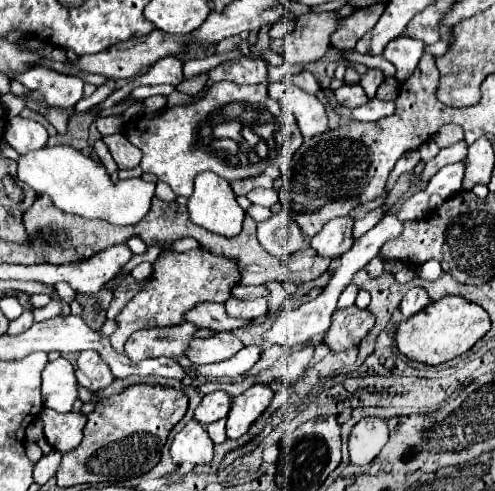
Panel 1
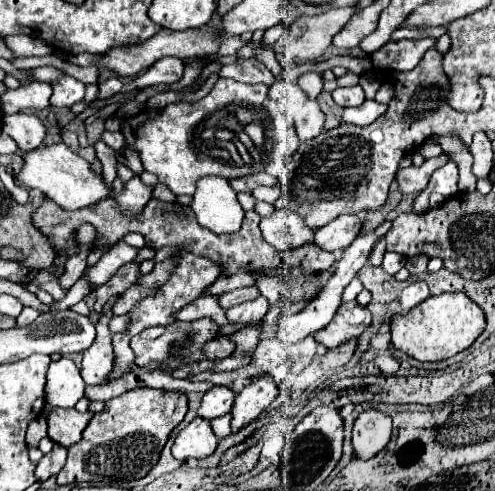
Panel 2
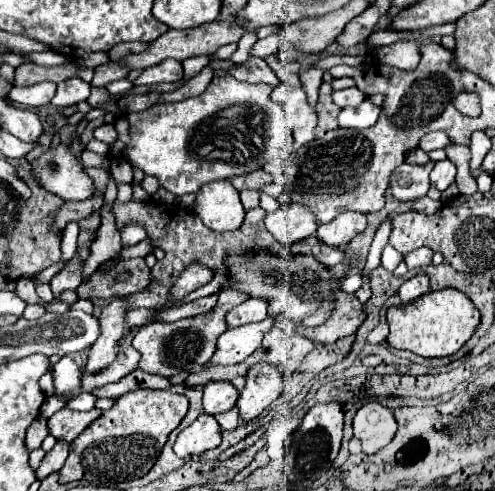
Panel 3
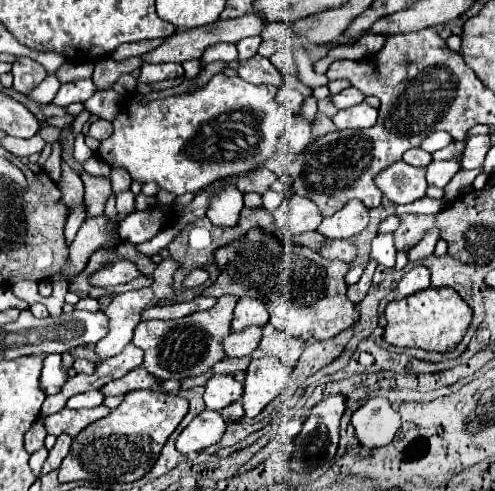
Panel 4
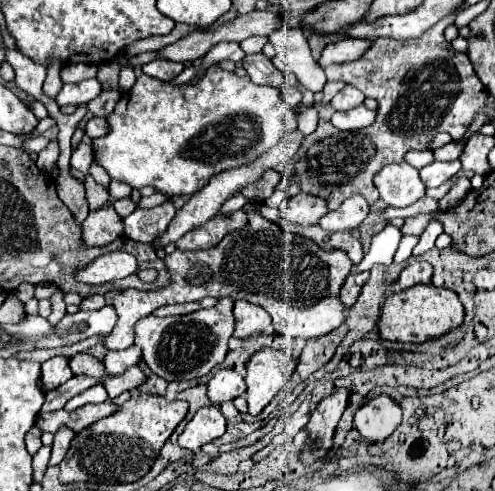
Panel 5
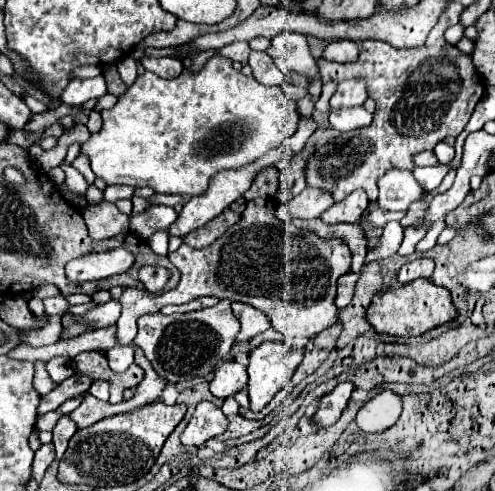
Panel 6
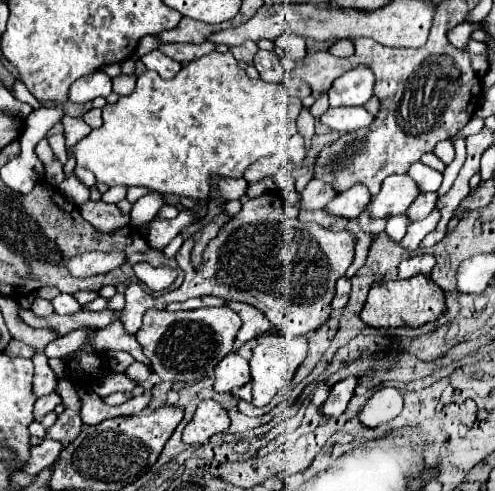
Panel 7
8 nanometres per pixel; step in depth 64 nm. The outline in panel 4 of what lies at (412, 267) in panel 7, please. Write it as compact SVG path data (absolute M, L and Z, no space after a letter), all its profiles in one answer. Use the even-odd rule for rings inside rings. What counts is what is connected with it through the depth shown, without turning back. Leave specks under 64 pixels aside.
M414 266L404 274L404 278L398 284L398 292L402 298L412 296L426 288L430 288L430 270L426 266Z

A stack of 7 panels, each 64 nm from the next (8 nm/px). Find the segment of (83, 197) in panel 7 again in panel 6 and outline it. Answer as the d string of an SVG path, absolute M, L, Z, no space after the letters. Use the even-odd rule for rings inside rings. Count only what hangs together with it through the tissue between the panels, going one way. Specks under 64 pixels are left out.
M60 165L61 169L65 172L65 184L68 186L72 195L85 195L88 184L82 174L78 173L73 166Z

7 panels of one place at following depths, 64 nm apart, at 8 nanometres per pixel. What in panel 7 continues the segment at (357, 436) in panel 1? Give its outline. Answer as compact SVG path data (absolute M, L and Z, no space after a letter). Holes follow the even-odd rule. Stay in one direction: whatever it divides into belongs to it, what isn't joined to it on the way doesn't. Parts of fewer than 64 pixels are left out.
M380 388L362 408L358 420L366 428L376 428L394 420L402 412L402 392L396 388Z

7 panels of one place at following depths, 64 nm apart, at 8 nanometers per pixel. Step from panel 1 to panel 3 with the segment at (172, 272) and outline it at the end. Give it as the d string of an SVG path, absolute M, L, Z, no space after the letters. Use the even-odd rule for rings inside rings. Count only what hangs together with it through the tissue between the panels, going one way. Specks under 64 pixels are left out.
M192 262L188 264L188 268L184 268L184 272L176 278L176 282L172 284L170 288L170 294L172 294L172 302L178 302L182 300L184 296L188 296L190 292L194 292L196 288L204 286L206 282L210 282L214 276L214 272L204 266L204 264L198 264L198 262ZM132 328L128 334L124 334L124 338L120 340L120 350L118 350L116 359L104 372L98 372L98 376L82 376L84 392L92 392L98 386L116 382L138 368L140 354L132 348L132 336L134 334L136 334L136 328Z

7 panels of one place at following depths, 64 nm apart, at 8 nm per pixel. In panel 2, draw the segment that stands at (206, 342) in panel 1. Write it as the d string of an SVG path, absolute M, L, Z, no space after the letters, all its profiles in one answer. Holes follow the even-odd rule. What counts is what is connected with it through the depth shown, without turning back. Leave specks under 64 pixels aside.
M214 338L208 340L208 344L204 344L204 356L206 360L222 360L228 358L234 352L236 344L230 338Z

